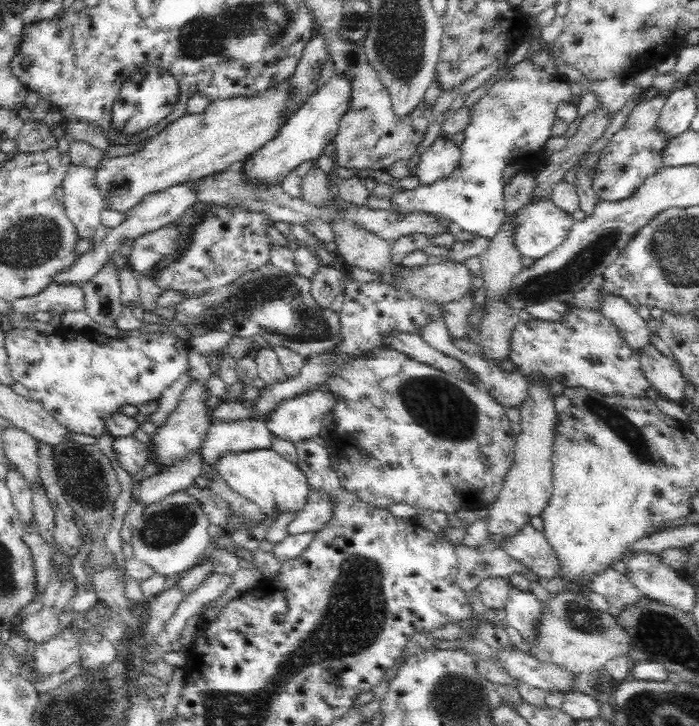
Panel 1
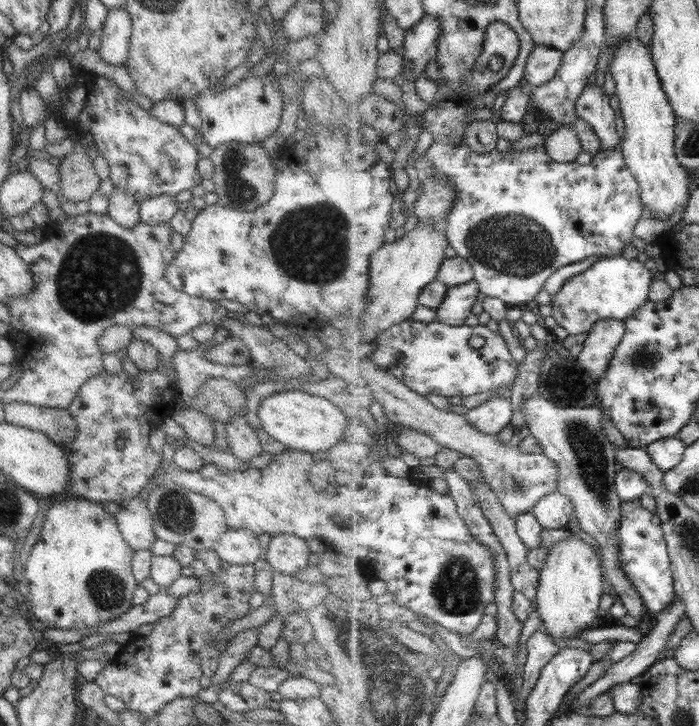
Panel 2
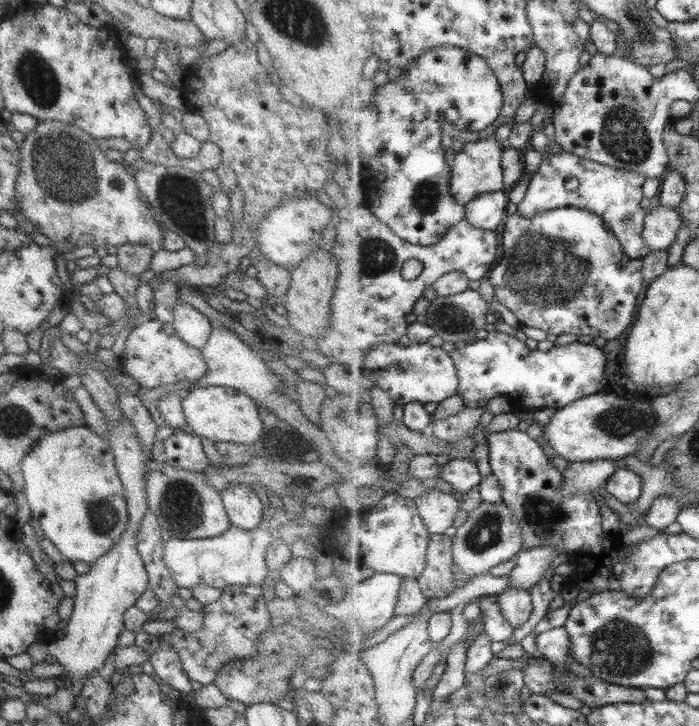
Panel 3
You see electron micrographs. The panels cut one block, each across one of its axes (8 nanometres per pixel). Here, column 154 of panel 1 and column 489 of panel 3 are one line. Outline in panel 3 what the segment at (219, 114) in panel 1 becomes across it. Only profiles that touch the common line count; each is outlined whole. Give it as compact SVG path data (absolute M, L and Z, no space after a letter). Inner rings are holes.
M495 135L481 139L479 142L468 142L460 147L453 160L451 191L459 204L466 206L483 194L504 189L504 152L505 148Z

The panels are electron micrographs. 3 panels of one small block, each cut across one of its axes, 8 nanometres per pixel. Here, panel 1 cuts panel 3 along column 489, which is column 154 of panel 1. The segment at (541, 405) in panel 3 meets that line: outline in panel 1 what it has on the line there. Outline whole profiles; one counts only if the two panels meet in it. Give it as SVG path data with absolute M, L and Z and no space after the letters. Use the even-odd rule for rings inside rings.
M11 328L5 332L5 349L7 354L8 376L24 385L30 391L33 401L40 404L60 425L70 433L100 437L105 431L105 421L121 406L140 406L152 400L159 400L165 388L170 387L180 375L188 370L188 342L156 329L150 330L138 338L88 338L80 332L64 332L64 336L56 333L46 334L34 329Z

